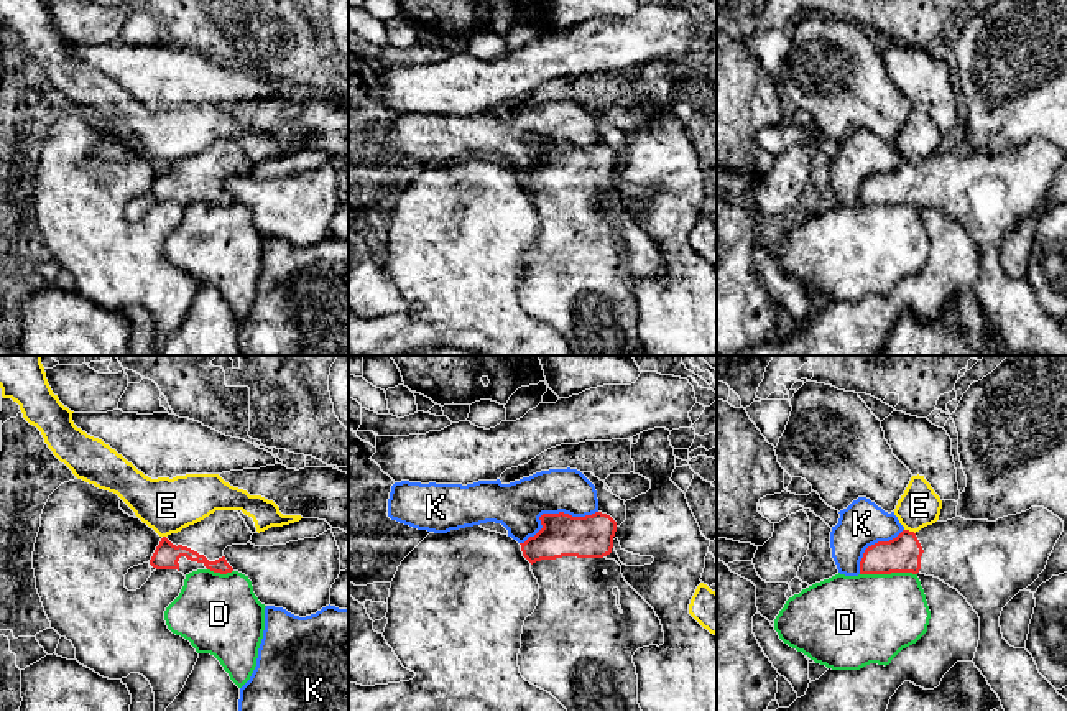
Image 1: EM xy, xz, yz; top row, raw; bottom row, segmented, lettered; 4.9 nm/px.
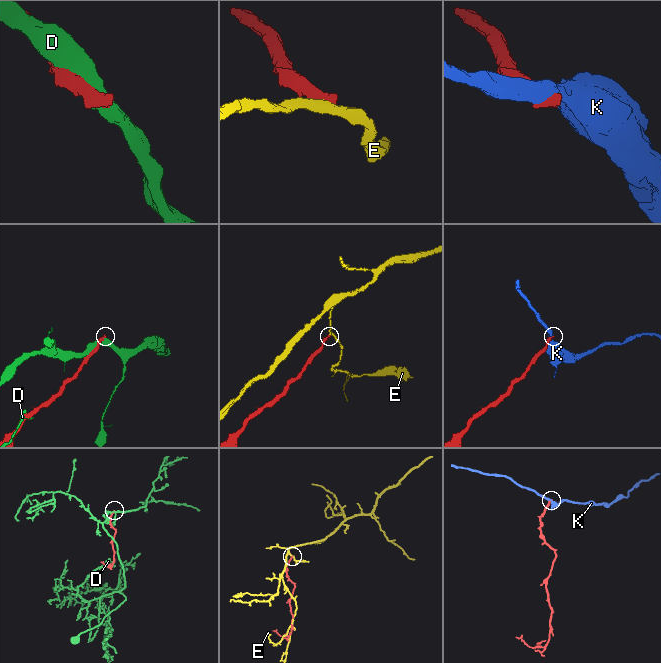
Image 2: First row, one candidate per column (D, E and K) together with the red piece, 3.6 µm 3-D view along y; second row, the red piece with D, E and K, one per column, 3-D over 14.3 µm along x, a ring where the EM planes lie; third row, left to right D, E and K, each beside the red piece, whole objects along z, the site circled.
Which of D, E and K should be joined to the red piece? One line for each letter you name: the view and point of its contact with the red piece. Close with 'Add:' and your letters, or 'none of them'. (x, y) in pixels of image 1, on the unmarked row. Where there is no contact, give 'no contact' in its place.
Add: none of them

